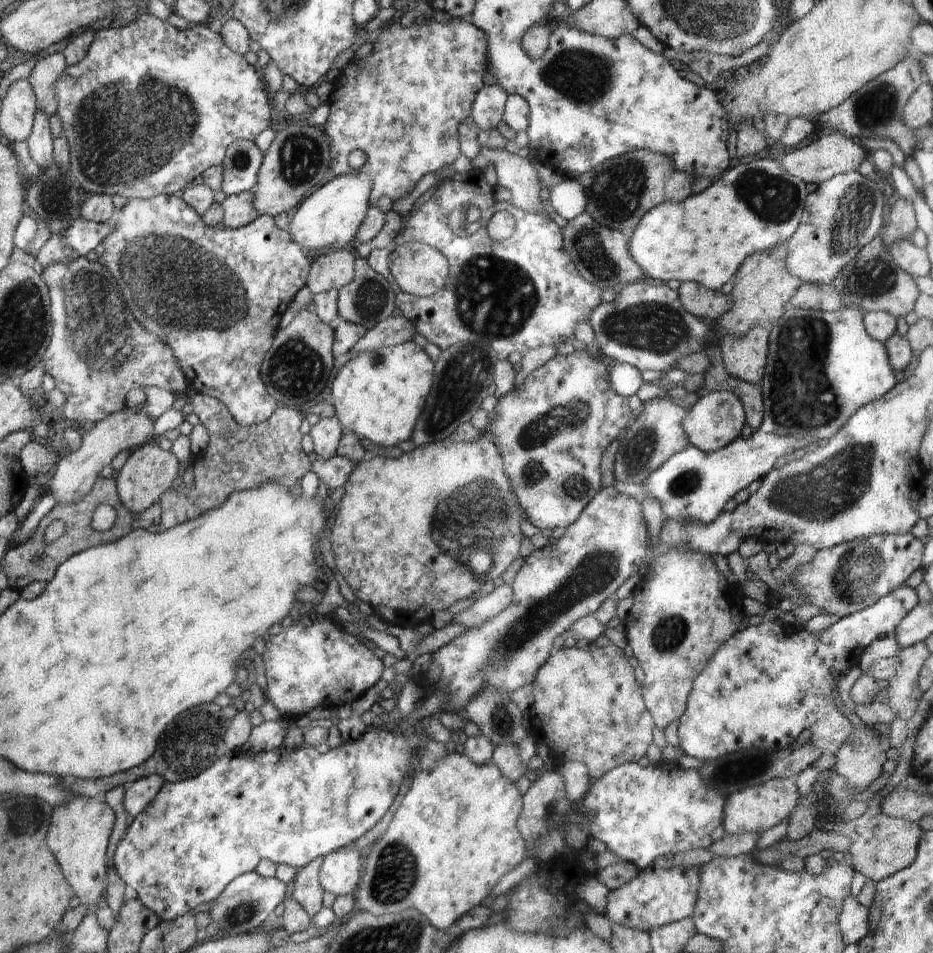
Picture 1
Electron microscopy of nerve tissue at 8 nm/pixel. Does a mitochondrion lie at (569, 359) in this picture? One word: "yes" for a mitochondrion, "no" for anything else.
no

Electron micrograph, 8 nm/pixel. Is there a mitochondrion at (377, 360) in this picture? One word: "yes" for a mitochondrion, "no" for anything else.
yes

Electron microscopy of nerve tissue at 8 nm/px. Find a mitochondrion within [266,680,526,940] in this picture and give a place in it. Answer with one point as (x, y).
(396, 871)

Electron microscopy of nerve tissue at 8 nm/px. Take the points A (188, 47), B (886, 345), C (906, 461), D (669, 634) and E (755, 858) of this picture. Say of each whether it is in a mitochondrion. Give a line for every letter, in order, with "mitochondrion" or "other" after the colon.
A: other
B: other
C: other
D: mitochondrion
E: other

